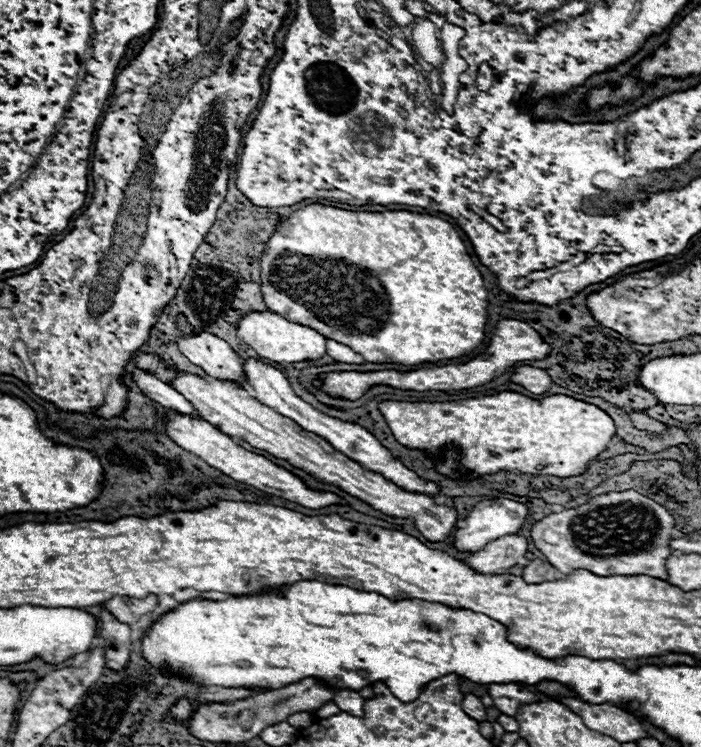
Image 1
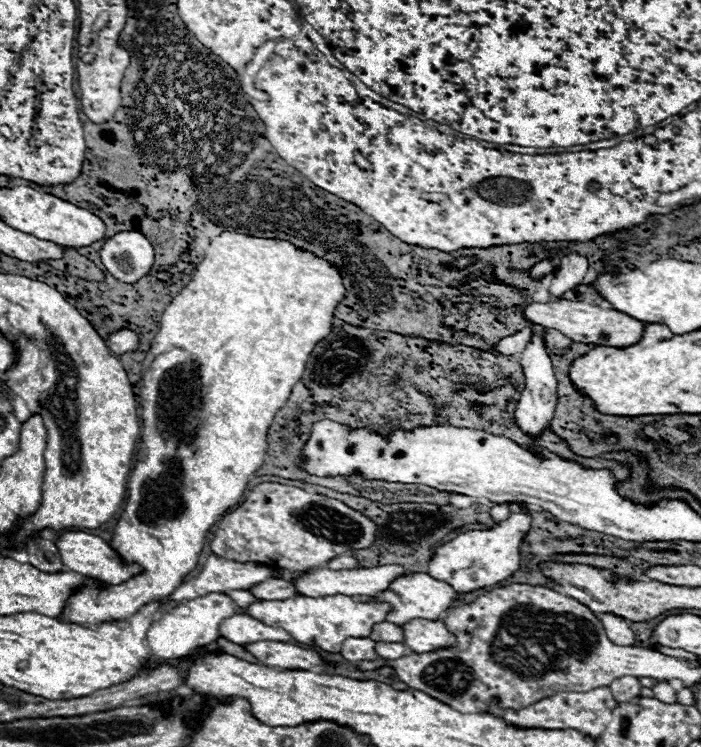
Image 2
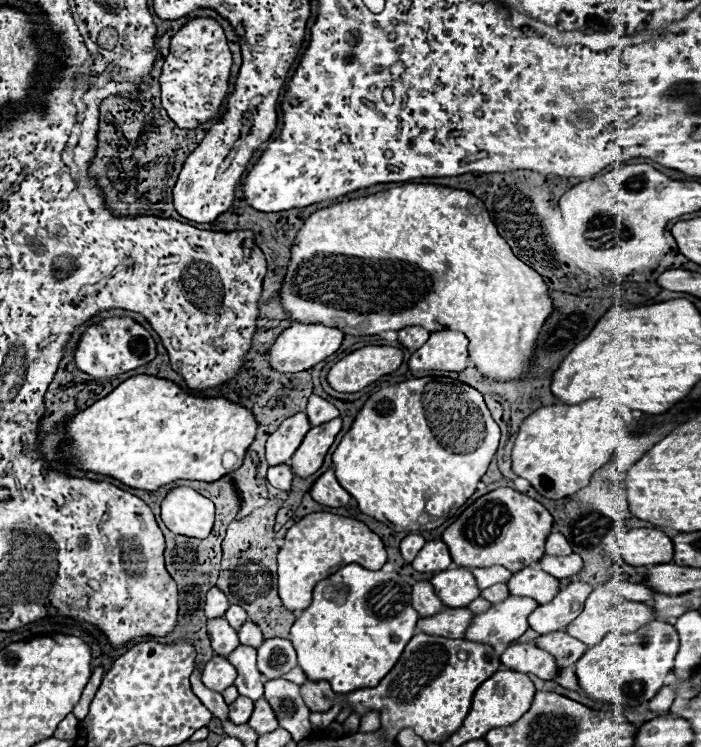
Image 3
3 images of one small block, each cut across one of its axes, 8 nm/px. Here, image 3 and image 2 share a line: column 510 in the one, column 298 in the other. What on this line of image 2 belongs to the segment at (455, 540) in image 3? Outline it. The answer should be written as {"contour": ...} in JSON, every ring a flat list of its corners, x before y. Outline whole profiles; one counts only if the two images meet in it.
{"contour":[[258,484,242,504,226,514,214,530,210,548,216,556,236,562,264,562,288,572,326,566,330,558,368,548,374,542,376,524,340,500,308,494,294,486]]}

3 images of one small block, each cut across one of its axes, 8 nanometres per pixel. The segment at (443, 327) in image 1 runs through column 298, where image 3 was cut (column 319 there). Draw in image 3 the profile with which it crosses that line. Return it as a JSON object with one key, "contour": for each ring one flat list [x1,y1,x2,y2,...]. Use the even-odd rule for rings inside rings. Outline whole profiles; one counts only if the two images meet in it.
{"contour":[[406,184,406,186,400,186,400,188,370,194,370,196,364,196,364,198,338,202,338,204,332,204,328,208,322,208,322,210,316,210,314,214,310,214,306,218,302,230,298,230,292,244,294,246,290,246,288,272,286,272,286,276,282,280,282,288,280,288,280,304,284,308,284,312,288,314,290,322,332,326,332,328,338,328,344,334,352,334,352,336,372,336,372,334,380,334,380,332,388,332,388,330,402,330,406,326,424,326,428,332,440,332,440,330,446,330,446,328,460,330,468,338,470,358,476,364,476,368,484,376,494,378,494,380,506,380,508,382,508,380,520,378,528,372,528,368,530,368,528,360,530,360,536,336,538,336,544,320,552,312,552,300,548,296,548,288,546,288,542,276,536,270,532,270,530,266,526,266,524,262,520,262,512,254,506,240,498,234,496,226,492,224,484,202,480,202,476,196,472,196,464,190,454,190,454,188,436,186,436,184],[348,256,366,260,370,264,370,270,346,272,346,258]]}

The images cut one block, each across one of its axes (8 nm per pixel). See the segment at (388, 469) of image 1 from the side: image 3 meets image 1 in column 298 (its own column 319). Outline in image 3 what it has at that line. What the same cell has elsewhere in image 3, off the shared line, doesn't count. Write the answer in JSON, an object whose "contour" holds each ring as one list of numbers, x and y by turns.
{"contour":[[312,394,312,398,308,400,306,414,308,414,308,420,310,420,312,426,320,426,320,422,330,422,332,418,338,418,340,412,334,404,330,404,330,402]]}

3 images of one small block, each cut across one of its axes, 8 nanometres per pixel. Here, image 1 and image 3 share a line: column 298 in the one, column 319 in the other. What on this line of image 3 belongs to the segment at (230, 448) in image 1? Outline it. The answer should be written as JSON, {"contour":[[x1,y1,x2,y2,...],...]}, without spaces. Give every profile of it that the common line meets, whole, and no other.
{"contour":[[330,468,328,472,324,472,312,486,310,496,322,504,322,506,330,506,330,508,338,508,338,506,346,506,350,502,350,494,340,486,340,482,334,476,334,470]]}

